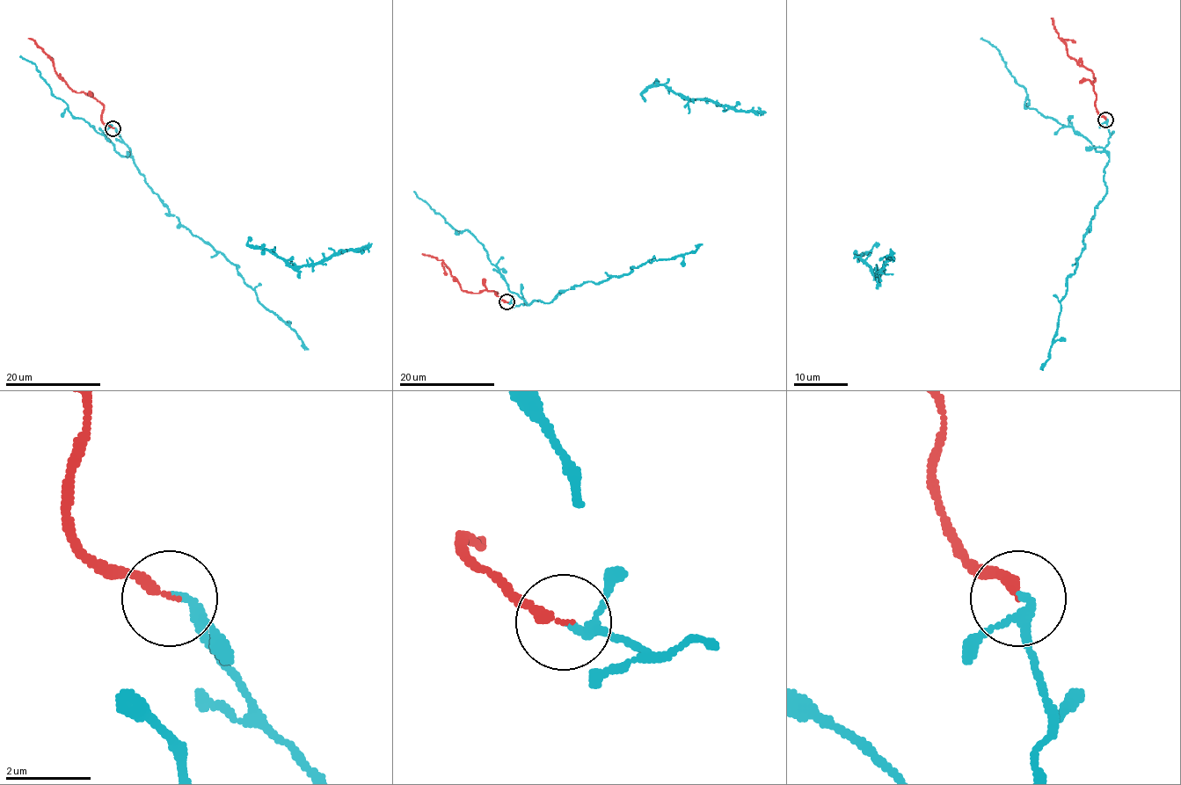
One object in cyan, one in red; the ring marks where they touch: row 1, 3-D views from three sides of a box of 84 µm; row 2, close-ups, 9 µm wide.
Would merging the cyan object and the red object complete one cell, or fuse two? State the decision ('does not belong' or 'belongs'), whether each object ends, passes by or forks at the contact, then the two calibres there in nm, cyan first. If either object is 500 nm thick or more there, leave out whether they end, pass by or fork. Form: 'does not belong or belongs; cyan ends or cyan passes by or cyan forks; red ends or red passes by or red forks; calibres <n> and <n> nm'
belongs; cyan passes by; red ends; calibres 170 and 240 nm

